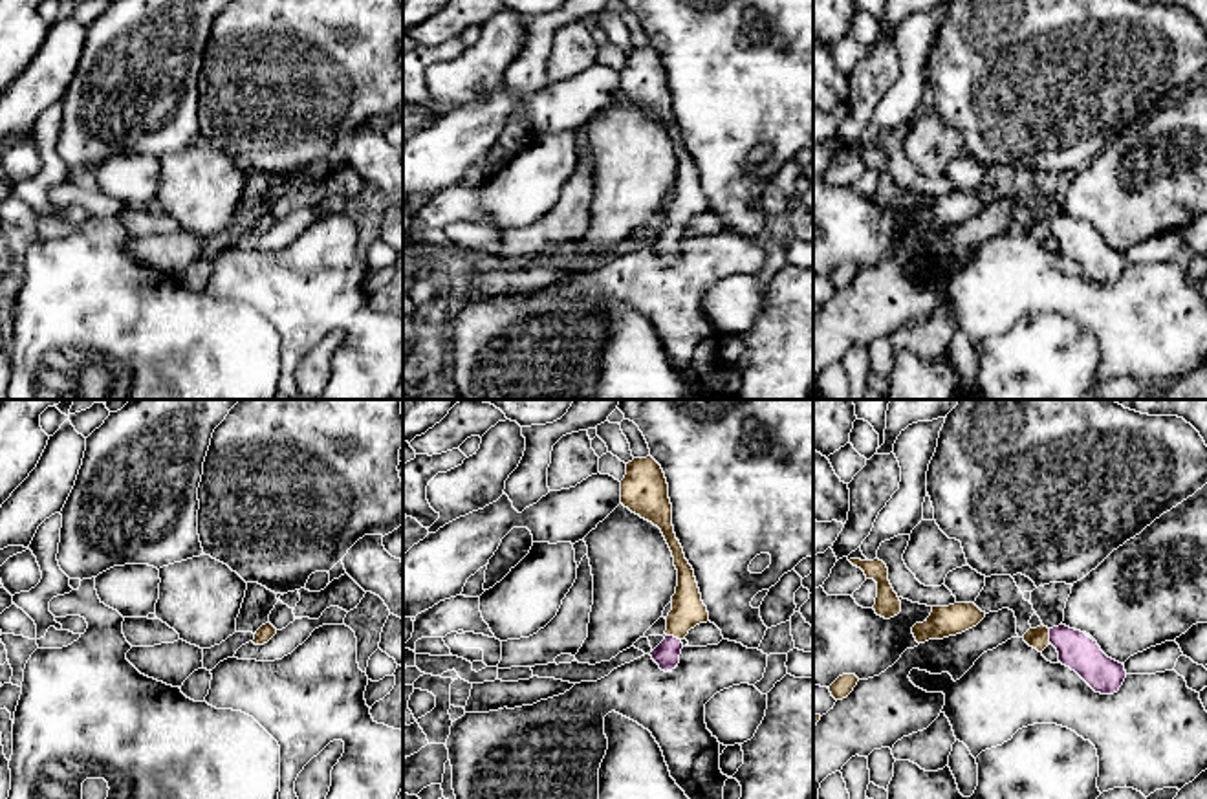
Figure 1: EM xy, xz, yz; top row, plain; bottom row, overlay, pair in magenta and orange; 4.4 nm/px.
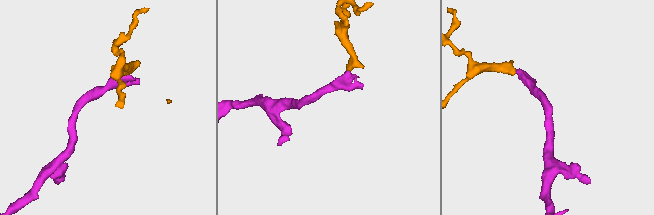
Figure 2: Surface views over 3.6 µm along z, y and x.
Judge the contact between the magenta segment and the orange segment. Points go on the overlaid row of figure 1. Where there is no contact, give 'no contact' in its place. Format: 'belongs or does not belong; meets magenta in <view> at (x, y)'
belongs; meets magenta in xz at (673, 636)

